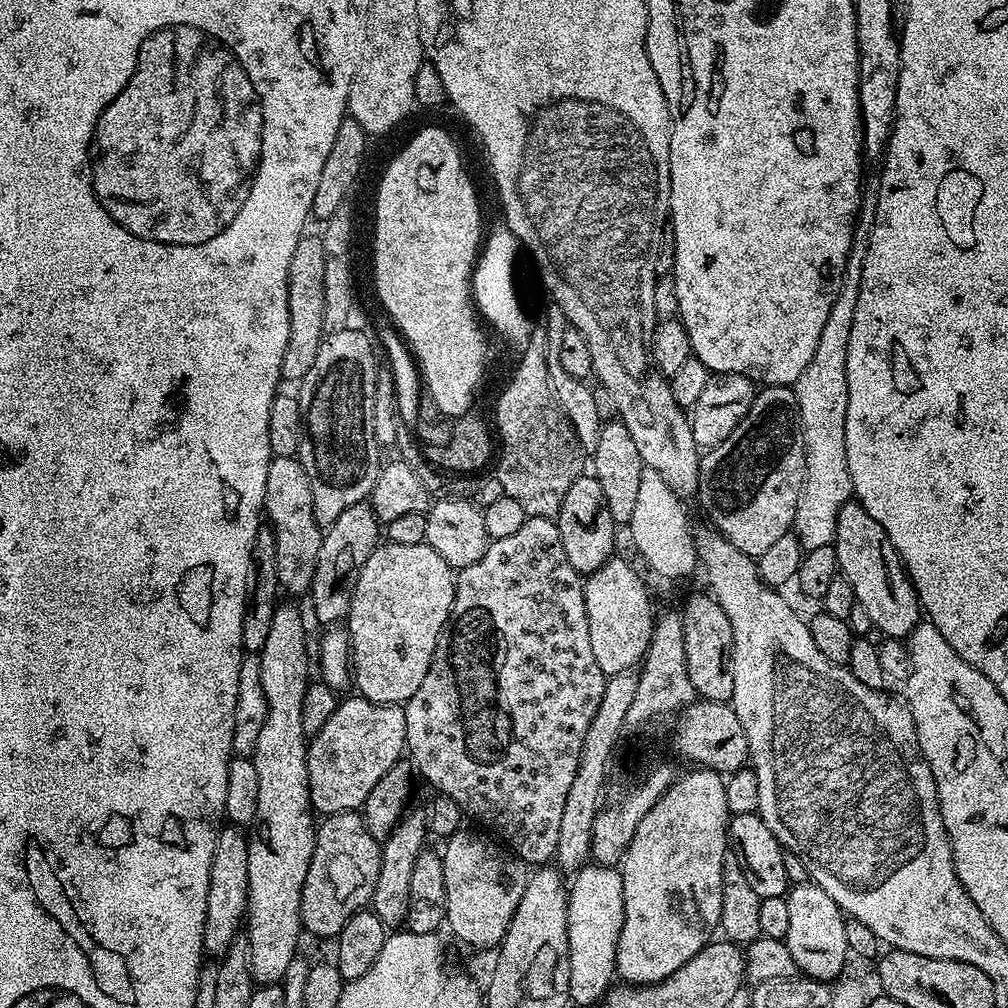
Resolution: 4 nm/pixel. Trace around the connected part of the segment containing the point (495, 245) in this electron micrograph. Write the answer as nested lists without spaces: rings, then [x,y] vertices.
[[[498,220],[489,234],[487,231],[472,274],[473,303],[479,315],[490,328],[492,326],[500,334],[514,354],[524,352],[533,329],[532,322],[529,322],[520,306],[514,288],[514,260],[517,250],[520,250],[519,240],[509,230],[507,223]]]

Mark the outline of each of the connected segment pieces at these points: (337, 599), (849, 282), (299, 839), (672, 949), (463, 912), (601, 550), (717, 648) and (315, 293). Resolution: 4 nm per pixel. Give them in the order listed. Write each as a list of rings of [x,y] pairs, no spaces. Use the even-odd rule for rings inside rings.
[[[371,503],[355,504],[350,510],[342,510],[334,522],[323,529],[322,550],[318,550],[318,566],[314,570],[314,582],[310,589],[312,612],[323,626],[336,626],[347,617],[352,595],[366,558],[382,540],[382,523]]]
[[[868,194],[860,201],[860,215],[856,217],[856,229],[852,232],[850,254],[846,258],[846,270],[842,274],[838,298],[834,298],[834,307],[826,318],[826,327],[818,337],[814,358],[810,358],[806,370],[798,374],[794,385],[804,439],[806,470],[792,527],[804,552],[818,550],[818,546],[826,546],[835,541],[838,510],[842,510],[842,506],[854,496],[846,462],[846,350],[850,346],[850,326],[854,326],[854,309],[858,306],[858,290],[862,286],[862,266],[875,221],[876,198],[875,195]]]
[[[281,603],[274,610],[274,622],[270,622],[270,634],[266,638],[266,646],[258,654],[260,662],[260,681],[264,687],[264,697],[268,699],[268,713],[262,722],[262,730],[258,730],[258,742],[256,749],[252,751],[251,759],[258,770],[258,814],[250,825],[248,836],[248,911],[246,913],[246,935],[250,946],[250,970],[253,981],[257,985],[280,984],[283,981],[286,970],[290,970],[290,962],[298,954],[296,948],[302,937],[302,925],[300,922],[300,907],[302,906],[302,882],[306,882],[306,870],[310,870],[310,858],[314,858],[314,842],[316,841],[317,821],[314,819],[312,803],[310,802],[310,790],[308,789],[308,746],[302,730],[302,702],[303,695],[310,683],[308,677],[308,636],[304,633],[304,620],[300,612],[292,604]]]
[[[696,766],[691,770],[693,772],[688,772],[685,776],[677,775],[666,790],[666,794],[662,794],[662,798],[658,798],[658,802],[654,802],[654,806],[650,806],[650,814],[646,814],[646,818],[642,818],[642,822],[638,822],[638,830],[634,830],[634,838],[624,852],[623,861],[618,868],[622,878],[622,890],[624,891],[624,925],[619,938],[618,950],[616,951],[616,976],[621,981],[635,986],[657,984],[666,978],[670,978],[670,974],[674,974],[676,970],[686,966],[686,962],[690,962],[690,958],[694,958],[694,954],[698,954],[703,950],[705,944],[709,943],[710,937],[713,935],[711,932],[715,933],[720,927],[722,870],[724,869],[724,857],[730,848],[728,843],[730,813],[726,806],[725,777],[721,773],[714,771],[713,768]]]
[[[458,831],[447,837],[445,844],[448,845],[442,848],[448,911],[446,924],[462,943],[472,948],[495,949],[504,939],[514,910],[518,910],[518,902],[522,902],[530,868],[503,843],[476,832]]]
[[[581,474],[566,490],[566,498],[562,498],[560,512],[555,516],[558,534],[562,534],[562,550],[566,550],[566,558],[570,558],[570,566],[581,574],[598,570],[613,555],[616,548],[616,532],[618,525],[610,518],[610,506],[606,506],[606,494],[602,494],[602,486],[598,486],[595,475]]]
[[[708,594],[703,595],[690,597],[680,612],[686,674],[690,674],[690,686],[694,686],[699,699],[727,704],[734,694],[734,678],[729,671],[732,659],[732,627],[730,618],[726,618],[716,599]]]
[[[305,234],[300,237],[298,246],[294,246],[294,254],[290,258],[290,274],[288,275],[290,338],[286,342],[286,354],[282,354],[281,381],[299,382],[303,380],[310,366],[314,366],[314,358],[318,358],[318,350],[326,335],[324,327],[325,282],[325,255],[321,237],[316,234],[314,236]]]

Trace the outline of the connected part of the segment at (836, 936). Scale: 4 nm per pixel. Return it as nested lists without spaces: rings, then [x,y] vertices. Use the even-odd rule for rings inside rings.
[[[803,882],[787,893],[790,926],[783,938],[794,958],[797,969],[805,977],[832,982],[845,971],[847,965],[846,919],[840,907],[816,884]]]

